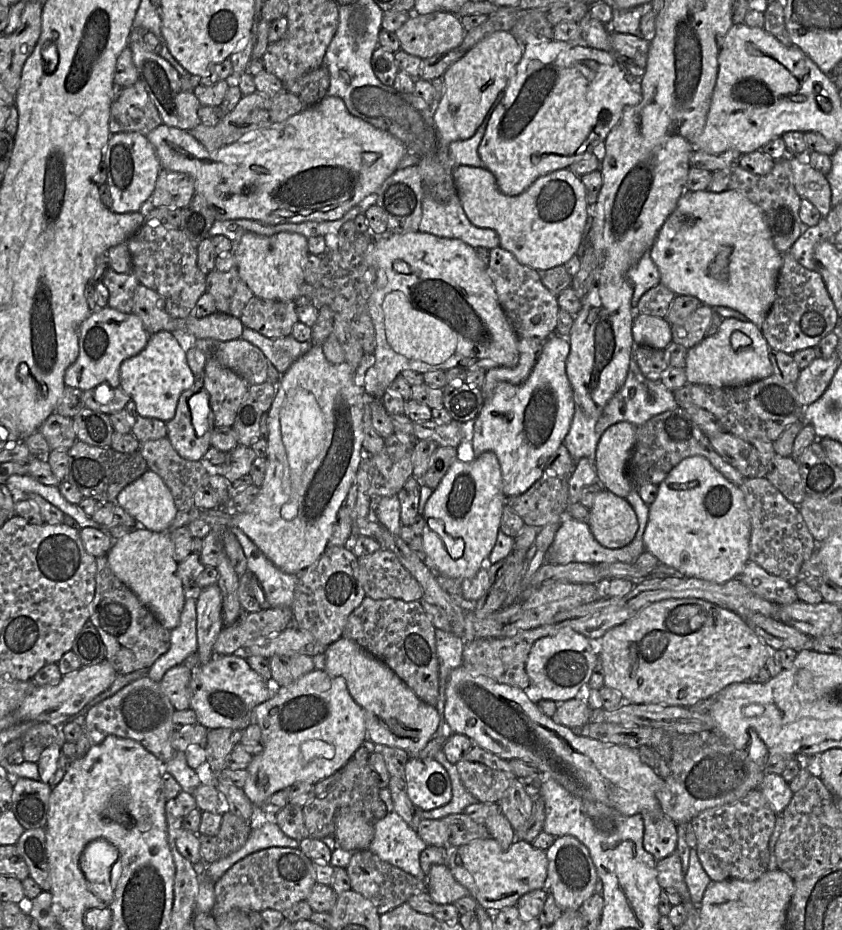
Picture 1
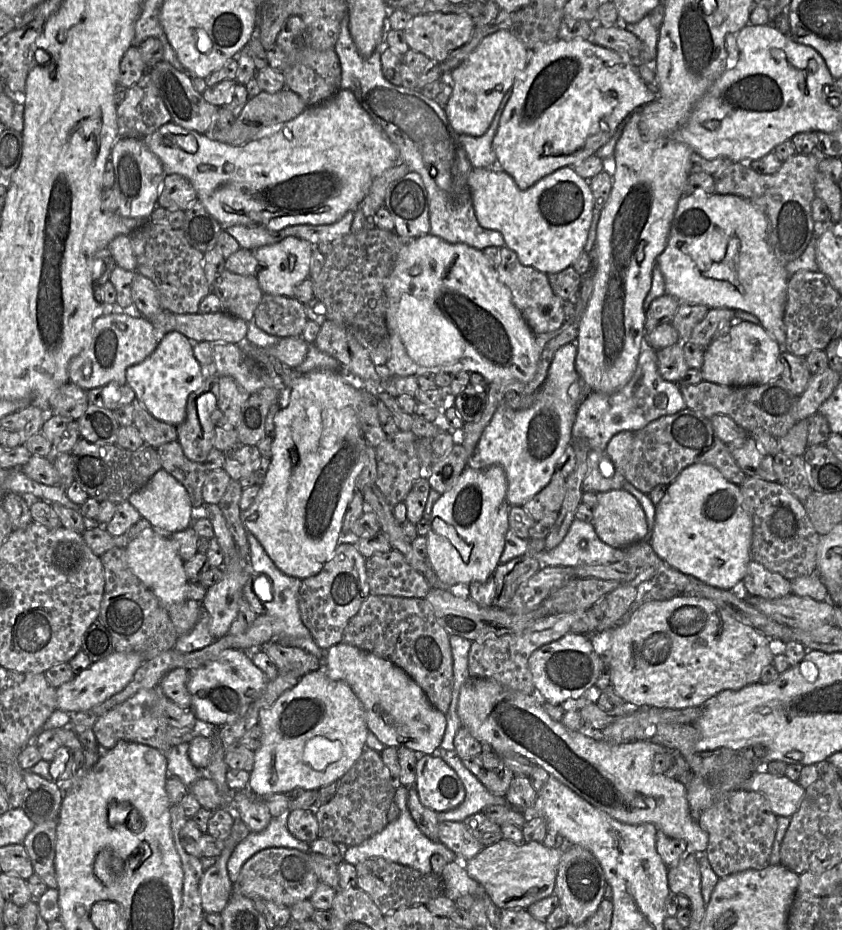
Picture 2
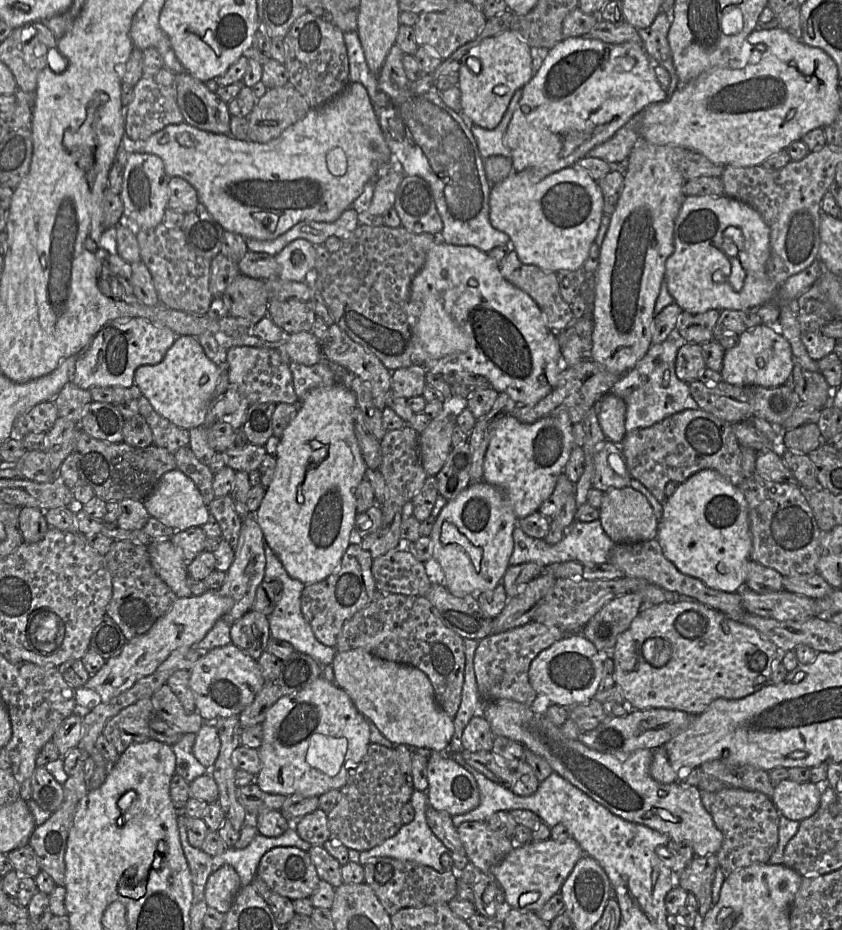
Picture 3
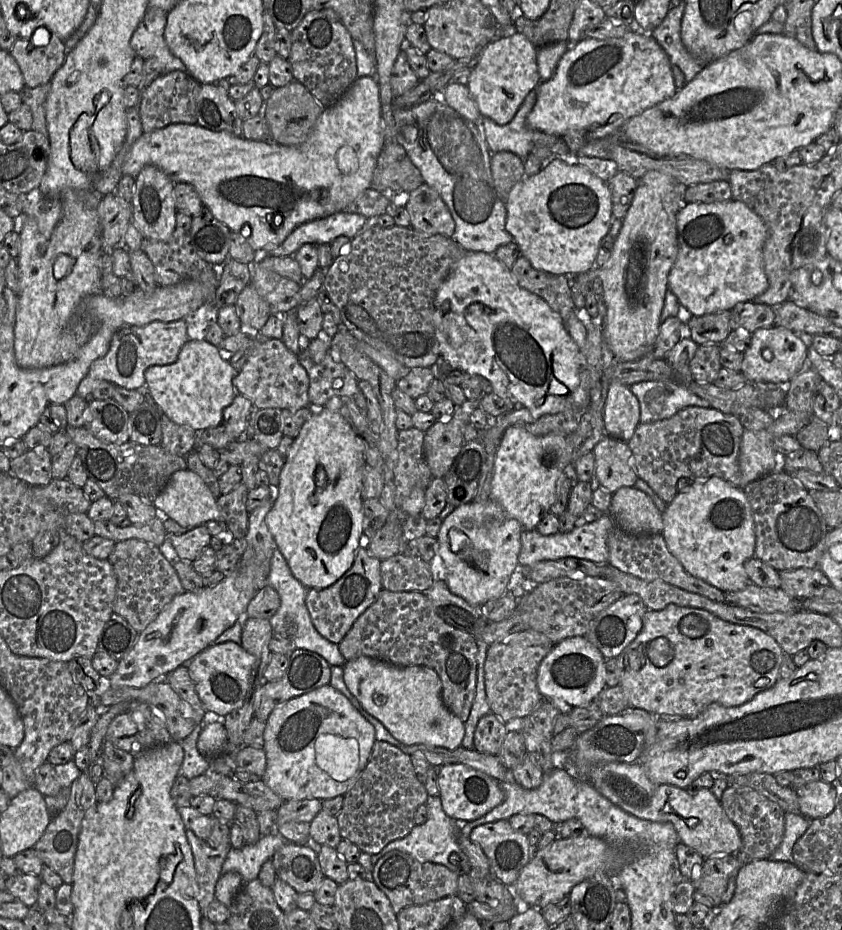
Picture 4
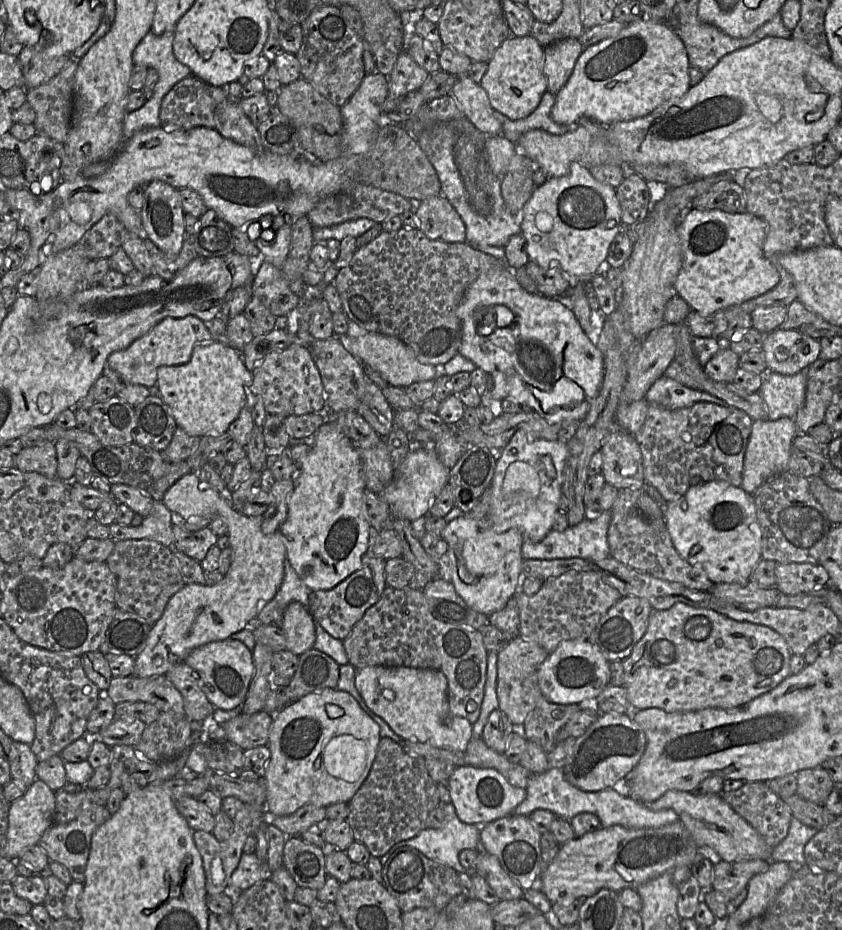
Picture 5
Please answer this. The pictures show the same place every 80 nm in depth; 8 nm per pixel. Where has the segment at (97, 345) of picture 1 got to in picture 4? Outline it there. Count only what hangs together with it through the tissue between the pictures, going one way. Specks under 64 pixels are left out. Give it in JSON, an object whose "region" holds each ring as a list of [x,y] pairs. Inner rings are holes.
{"region":[[[184,318],[176,321],[155,320],[143,326],[122,327],[113,335],[107,353],[91,364],[87,375],[78,386],[77,394],[91,400],[97,380],[107,380],[126,389],[147,386],[145,371],[154,365],[174,363],[188,340],[191,340],[188,336],[188,322]]]}

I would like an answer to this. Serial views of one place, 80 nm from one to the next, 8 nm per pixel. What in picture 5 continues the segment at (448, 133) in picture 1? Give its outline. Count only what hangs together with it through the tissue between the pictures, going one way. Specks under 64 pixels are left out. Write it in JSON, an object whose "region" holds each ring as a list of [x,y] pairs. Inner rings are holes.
{"region":[[[530,35],[510,36],[497,48],[487,64],[487,70],[479,84],[487,92],[492,108],[511,120],[529,116],[548,91],[543,72],[544,47]]]}

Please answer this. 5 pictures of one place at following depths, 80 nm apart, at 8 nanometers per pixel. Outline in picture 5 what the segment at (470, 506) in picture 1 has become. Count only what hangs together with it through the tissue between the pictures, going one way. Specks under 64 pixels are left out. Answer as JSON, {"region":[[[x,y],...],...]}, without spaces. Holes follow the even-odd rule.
{"region":[[[463,514],[450,522],[447,522],[441,535],[447,545],[446,555],[451,568],[449,581],[454,585],[457,594],[473,610],[483,613],[486,616],[503,609],[508,600],[519,591],[519,585],[522,581],[522,545],[524,535],[518,528],[511,528],[504,533],[496,533],[490,527],[490,520],[475,520],[466,514]]]}

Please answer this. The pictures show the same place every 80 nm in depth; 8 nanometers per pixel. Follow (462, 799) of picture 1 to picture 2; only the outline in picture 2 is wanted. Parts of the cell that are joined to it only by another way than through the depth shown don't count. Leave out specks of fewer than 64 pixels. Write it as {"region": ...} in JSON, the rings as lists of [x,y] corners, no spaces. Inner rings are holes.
{"region":[[[440,748],[437,754],[433,755],[441,757],[455,770],[466,789],[466,797],[458,807],[438,813],[440,821],[463,822],[464,819],[481,812],[487,806],[507,805],[505,796],[496,796],[490,793],[478,778],[464,766],[462,759],[454,750]]]}

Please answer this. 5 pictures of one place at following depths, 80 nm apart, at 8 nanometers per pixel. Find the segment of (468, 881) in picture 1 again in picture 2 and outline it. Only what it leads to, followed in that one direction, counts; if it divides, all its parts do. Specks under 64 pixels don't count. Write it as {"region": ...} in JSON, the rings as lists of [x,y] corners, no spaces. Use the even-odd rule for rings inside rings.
{"region":[[[502,839],[484,847],[475,857],[464,861],[468,875],[481,885],[502,911],[524,909],[553,895],[562,848],[548,848],[540,842],[514,843]]]}

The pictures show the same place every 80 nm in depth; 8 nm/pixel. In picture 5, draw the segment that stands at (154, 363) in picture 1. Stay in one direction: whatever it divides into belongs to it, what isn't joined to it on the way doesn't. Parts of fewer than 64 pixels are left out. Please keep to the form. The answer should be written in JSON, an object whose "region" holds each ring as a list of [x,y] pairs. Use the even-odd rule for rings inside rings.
{"region":[[[205,343],[194,348],[191,359],[182,365],[162,366],[158,369],[157,387],[160,397],[169,406],[177,425],[189,435],[203,437],[228,431],[247,403],[247,390],[253,380],[252,372],[244,363],[241,352],[230,344]]]}

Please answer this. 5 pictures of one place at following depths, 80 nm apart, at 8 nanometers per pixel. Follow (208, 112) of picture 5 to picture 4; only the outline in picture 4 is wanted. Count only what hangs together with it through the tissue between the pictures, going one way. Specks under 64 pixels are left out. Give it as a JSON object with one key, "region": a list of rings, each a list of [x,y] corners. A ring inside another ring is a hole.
{"region":[[[172,71],[161,74],[151,84],[141,90],[138,111],[143,133],[164,128],[170,124],[196,124],[194,116],[194,99],[198,86],[203,84],[194,79],[188,72]]]}

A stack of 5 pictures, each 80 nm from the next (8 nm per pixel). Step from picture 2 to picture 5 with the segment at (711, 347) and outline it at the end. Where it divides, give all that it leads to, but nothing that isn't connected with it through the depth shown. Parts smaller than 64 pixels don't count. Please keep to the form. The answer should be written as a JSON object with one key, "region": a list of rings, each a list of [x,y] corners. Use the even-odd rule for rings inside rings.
{"region":[[[778,328],[765,334],[761,350],[768,371],[794,375],[819,358],[821,346],[818,339],[795,330]]]}

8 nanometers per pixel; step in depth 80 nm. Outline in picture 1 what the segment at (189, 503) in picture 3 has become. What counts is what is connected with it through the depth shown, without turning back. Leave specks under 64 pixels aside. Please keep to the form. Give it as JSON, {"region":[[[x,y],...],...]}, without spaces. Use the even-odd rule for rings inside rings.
{"region":[[[150,470],[126,486],[115,504],[131,515],[139,526],[153,532],[169,531],[178,513],[171,491],[162,478]]]}

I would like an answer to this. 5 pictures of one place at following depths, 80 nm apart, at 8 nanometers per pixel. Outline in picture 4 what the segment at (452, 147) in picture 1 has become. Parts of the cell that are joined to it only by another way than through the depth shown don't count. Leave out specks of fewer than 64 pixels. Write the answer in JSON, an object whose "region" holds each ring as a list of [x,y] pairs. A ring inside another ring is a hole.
{"region":[[[531,91],[521,104],[515,117],[507,124],[499,125],[488,118],[477,129],[483,135],[490,153],[512,152],[525,159],[535,146],[547,146],[556,153],[556,158],[572,160],[576,164],[576,154],[571,154],[561,138],[532,129],[527,124],[527,116],[536,102],[536,92]]]}

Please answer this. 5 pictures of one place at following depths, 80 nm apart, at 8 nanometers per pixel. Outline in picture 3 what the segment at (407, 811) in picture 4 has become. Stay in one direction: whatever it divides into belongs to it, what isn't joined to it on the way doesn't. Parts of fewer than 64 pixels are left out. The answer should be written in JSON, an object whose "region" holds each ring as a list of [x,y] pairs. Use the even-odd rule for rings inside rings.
{"region":[[[370,743],[364,758],[340,789],[338,803],[327,813],[330,840],[359,852],[382,844],[402,827],[401,809],[414,790],[410,775],[406,776],[400,769],[395,750]]]}

